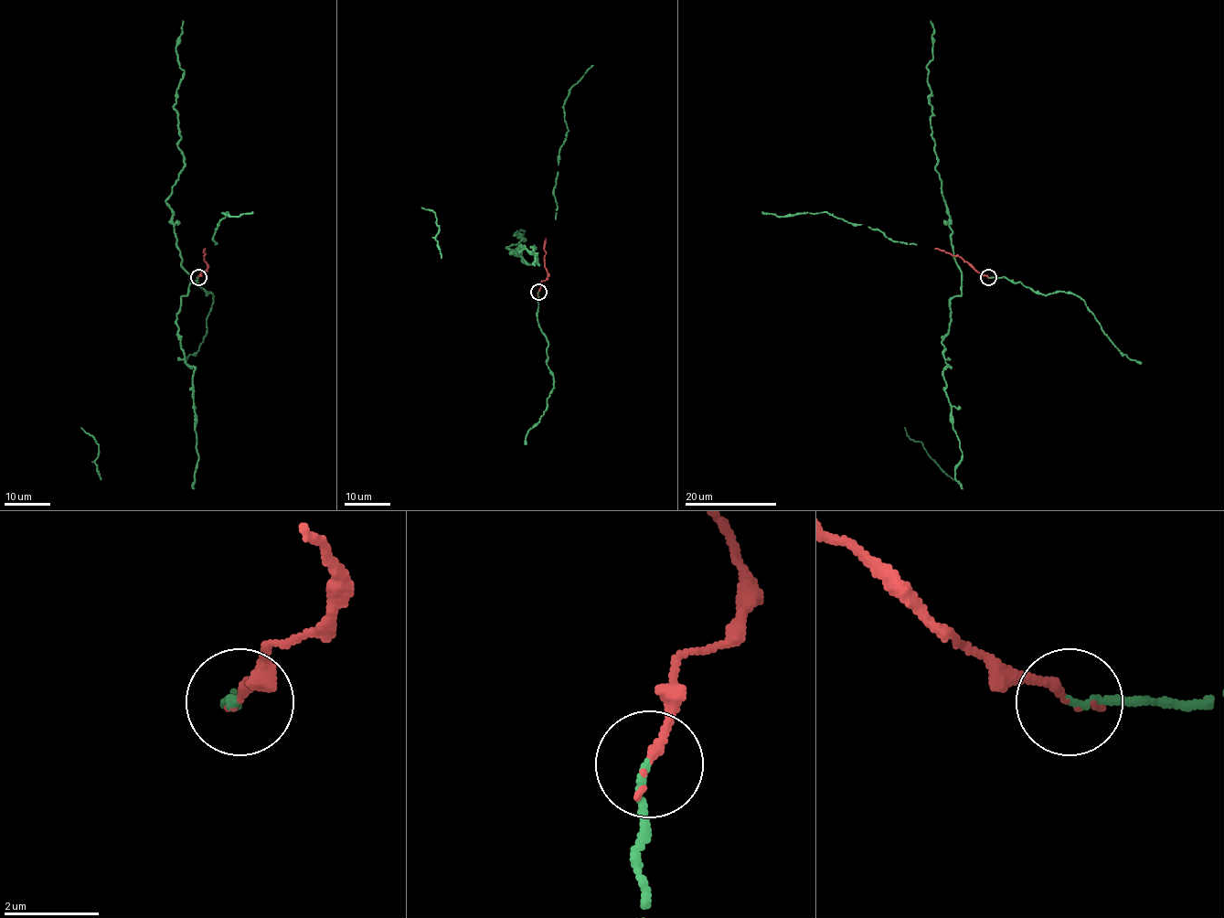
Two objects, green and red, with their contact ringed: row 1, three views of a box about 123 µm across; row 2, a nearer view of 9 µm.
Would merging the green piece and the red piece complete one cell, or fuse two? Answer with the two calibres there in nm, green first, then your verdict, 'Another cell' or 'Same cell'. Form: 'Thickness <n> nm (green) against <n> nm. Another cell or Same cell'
Thickness 140 nm (green) against 190 nm. Same cell

